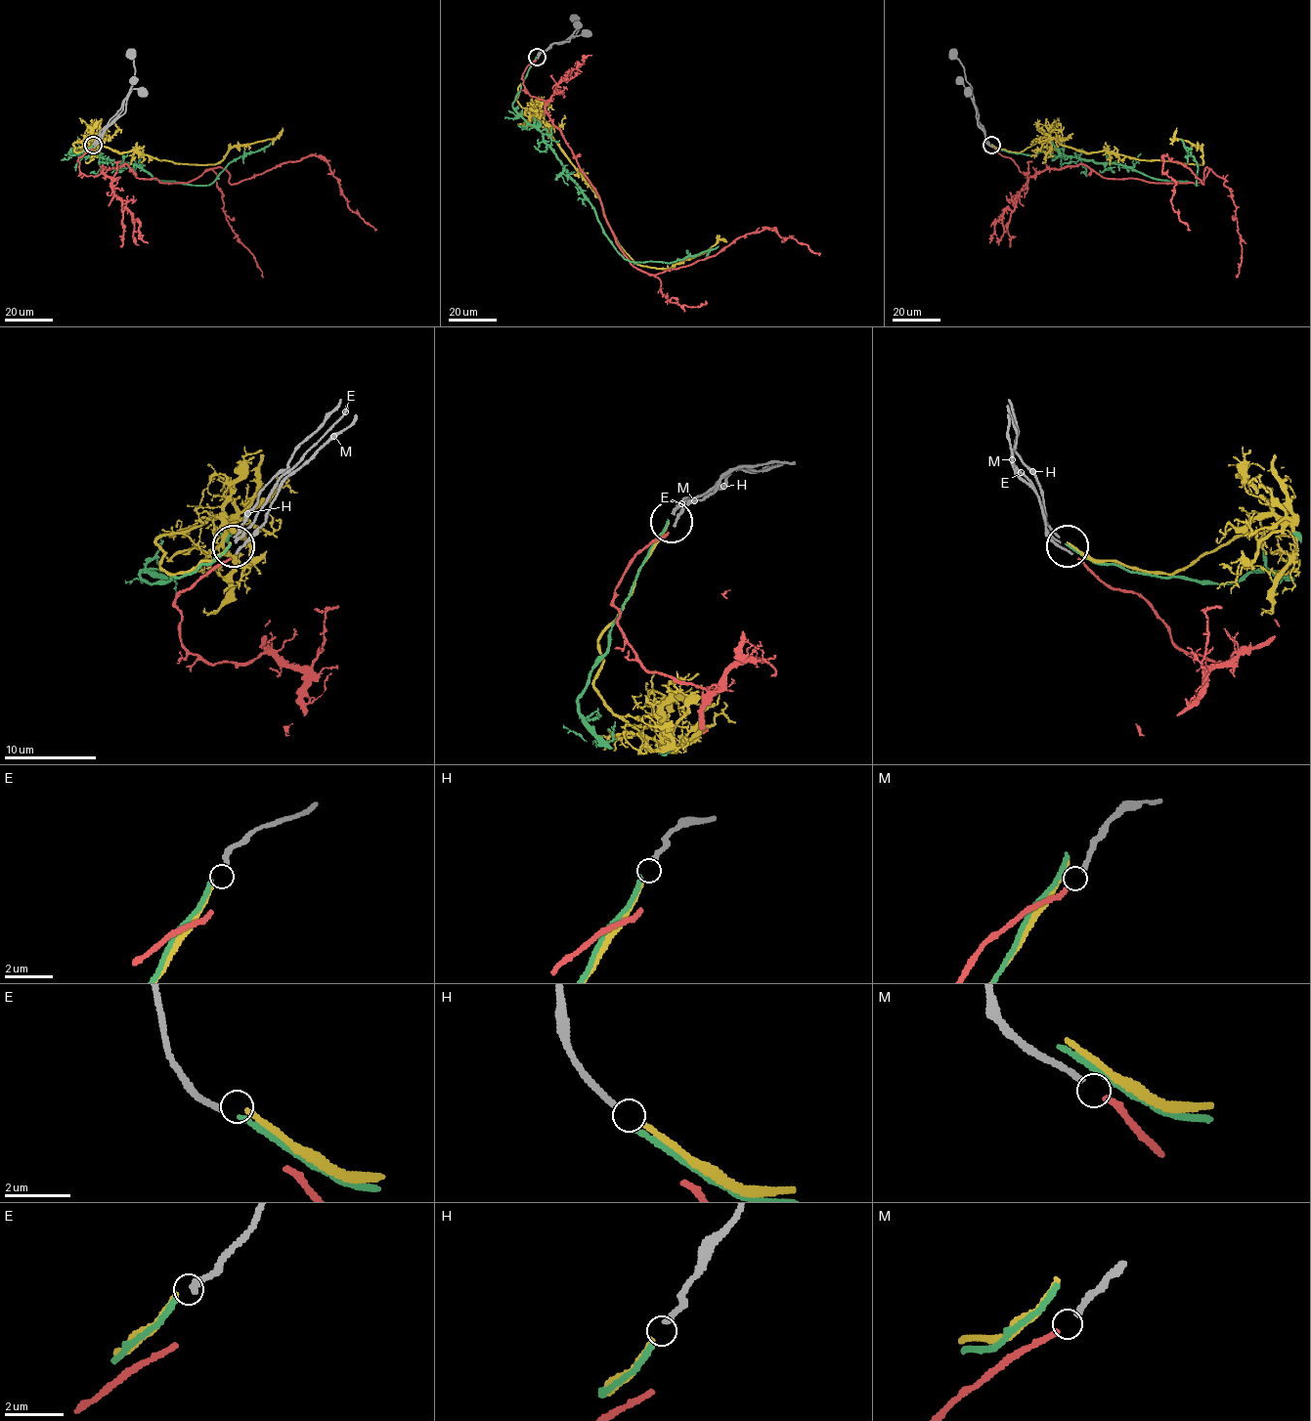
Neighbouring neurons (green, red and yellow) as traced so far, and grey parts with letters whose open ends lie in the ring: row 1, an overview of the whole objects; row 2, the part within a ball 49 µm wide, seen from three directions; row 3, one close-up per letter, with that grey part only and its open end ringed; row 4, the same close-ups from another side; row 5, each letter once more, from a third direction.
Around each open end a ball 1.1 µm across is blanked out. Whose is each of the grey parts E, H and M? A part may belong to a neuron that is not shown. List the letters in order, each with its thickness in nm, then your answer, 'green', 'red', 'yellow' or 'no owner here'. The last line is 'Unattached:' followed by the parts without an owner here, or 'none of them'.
E: 190 nm | no owner here
H: 180 nm | yellow
M: 180 nm | red
Unattached: E

